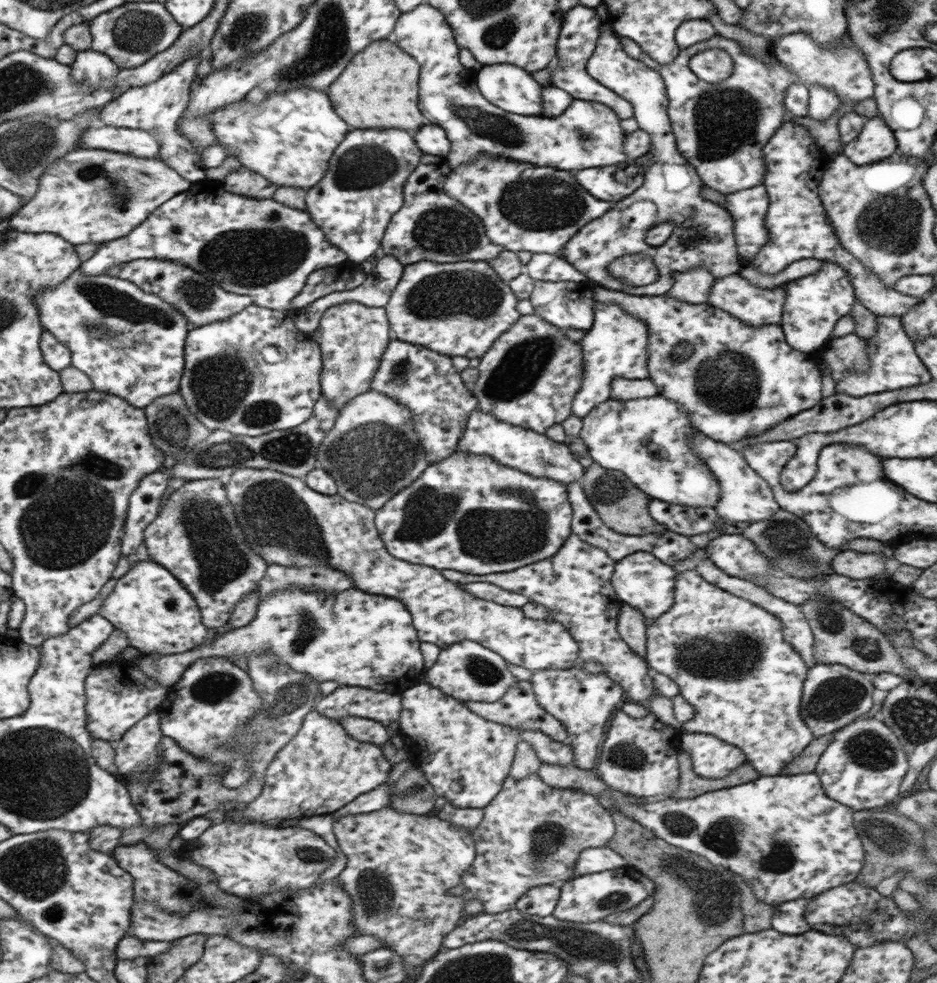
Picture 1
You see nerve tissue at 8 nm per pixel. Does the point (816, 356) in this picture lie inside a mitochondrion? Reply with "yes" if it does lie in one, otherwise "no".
no

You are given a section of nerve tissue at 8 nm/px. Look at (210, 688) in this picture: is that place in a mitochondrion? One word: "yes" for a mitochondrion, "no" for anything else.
yes

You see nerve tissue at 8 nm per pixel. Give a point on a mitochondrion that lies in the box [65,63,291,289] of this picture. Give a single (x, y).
(120, 193)

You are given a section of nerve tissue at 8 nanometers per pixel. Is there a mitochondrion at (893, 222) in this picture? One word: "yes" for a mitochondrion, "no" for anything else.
yes

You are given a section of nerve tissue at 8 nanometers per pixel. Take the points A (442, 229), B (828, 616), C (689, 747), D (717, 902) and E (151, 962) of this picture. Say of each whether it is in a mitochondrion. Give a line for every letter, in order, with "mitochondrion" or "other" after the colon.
A: mitochondrion
B: mitochondrion
C: other
D: mitochondrion
E: other

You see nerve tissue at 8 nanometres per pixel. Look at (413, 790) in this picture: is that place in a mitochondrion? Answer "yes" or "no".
yes

